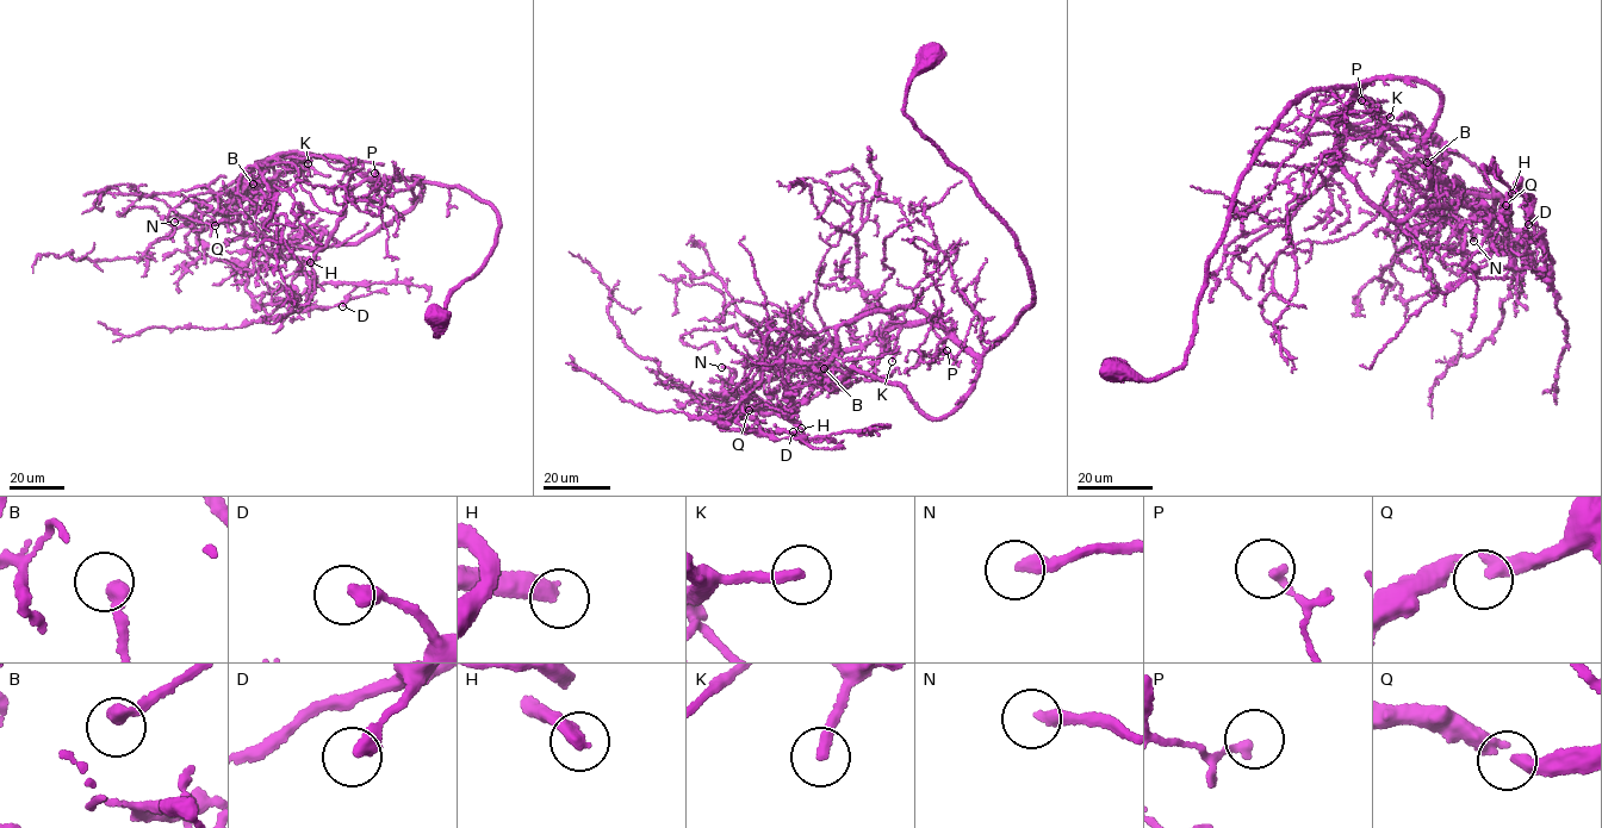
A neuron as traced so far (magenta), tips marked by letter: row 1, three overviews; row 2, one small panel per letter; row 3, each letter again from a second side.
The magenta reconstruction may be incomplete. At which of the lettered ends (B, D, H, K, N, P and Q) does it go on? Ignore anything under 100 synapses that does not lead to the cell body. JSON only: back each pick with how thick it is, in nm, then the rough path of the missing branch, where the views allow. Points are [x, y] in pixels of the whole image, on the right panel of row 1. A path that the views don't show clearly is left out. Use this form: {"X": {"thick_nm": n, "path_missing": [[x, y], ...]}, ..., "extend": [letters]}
{"H": {"thick_nm": 400, "path_missing": [[1512, 193], [1519, 185], [1517, 170], [1494, 143], [1485, 125], [1460, 106], [1420, 93], [1407, 92]]}, "extend": ["H"]}

